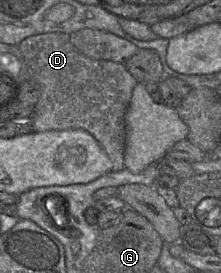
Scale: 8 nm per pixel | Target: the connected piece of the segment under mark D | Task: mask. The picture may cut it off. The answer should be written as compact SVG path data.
M43 33L25 38L18 48L24 57L30 78L40 88L40 97L35 105L32 125L34 132L49 130L84 129L100 144L112 163L112 171L121 171L124 166L126 147L125 114L129 107L133 89L138 83L124 64L95 60L81 54L70 42L67 33Z

